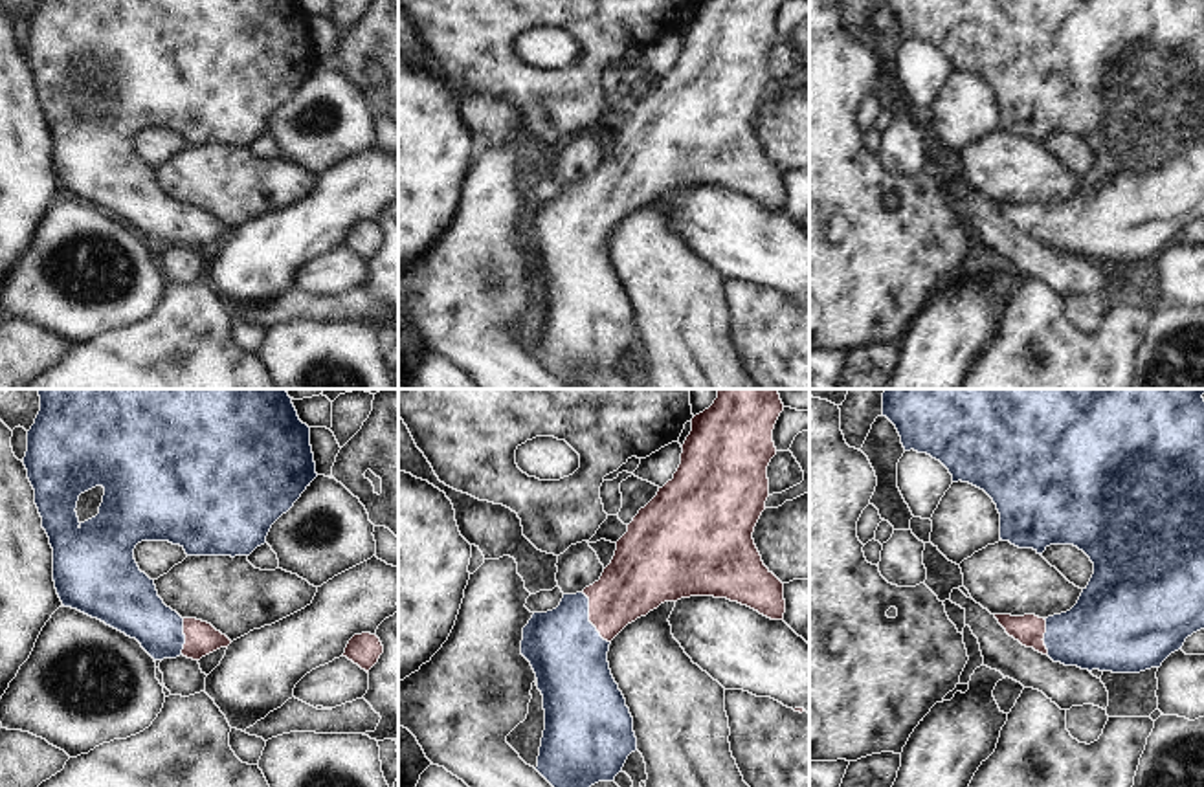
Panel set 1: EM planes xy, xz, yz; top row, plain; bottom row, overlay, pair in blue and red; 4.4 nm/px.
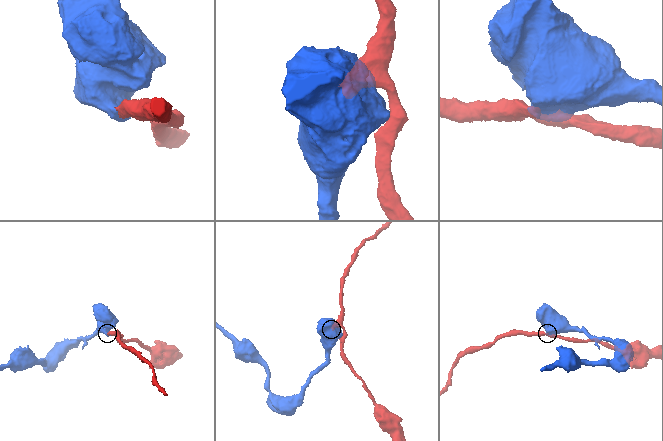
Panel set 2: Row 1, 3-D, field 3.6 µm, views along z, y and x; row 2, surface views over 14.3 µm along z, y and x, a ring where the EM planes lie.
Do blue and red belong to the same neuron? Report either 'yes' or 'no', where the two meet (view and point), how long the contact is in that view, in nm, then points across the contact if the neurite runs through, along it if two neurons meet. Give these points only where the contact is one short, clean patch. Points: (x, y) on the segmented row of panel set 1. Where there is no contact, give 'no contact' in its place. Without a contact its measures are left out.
yes; contact xz (588, 619); length 260 nm; way xz (569, 657), (569, 644), (588, 619), (632, 586)

